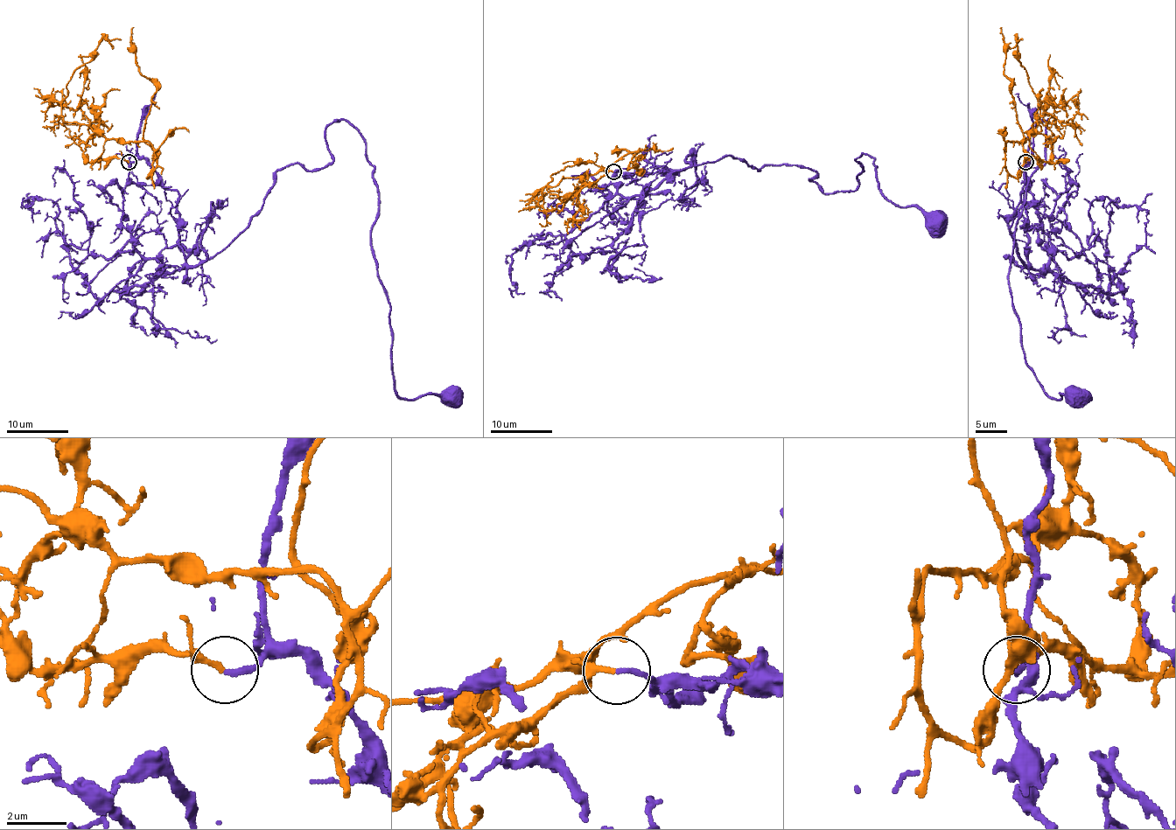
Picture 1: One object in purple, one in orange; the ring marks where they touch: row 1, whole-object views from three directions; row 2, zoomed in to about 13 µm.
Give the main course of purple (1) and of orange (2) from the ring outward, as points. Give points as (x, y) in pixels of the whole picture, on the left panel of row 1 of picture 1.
1: (129, 162), (178, 191), (199, 265), (278, 170), (333, 161), (347, 120), (378, 190), (394, 391), (453, 395)
2: (129, 162), (102, 159), (104, 143), (148, 142), (157, 167), (148, 177), (156, 86), (134, 27)

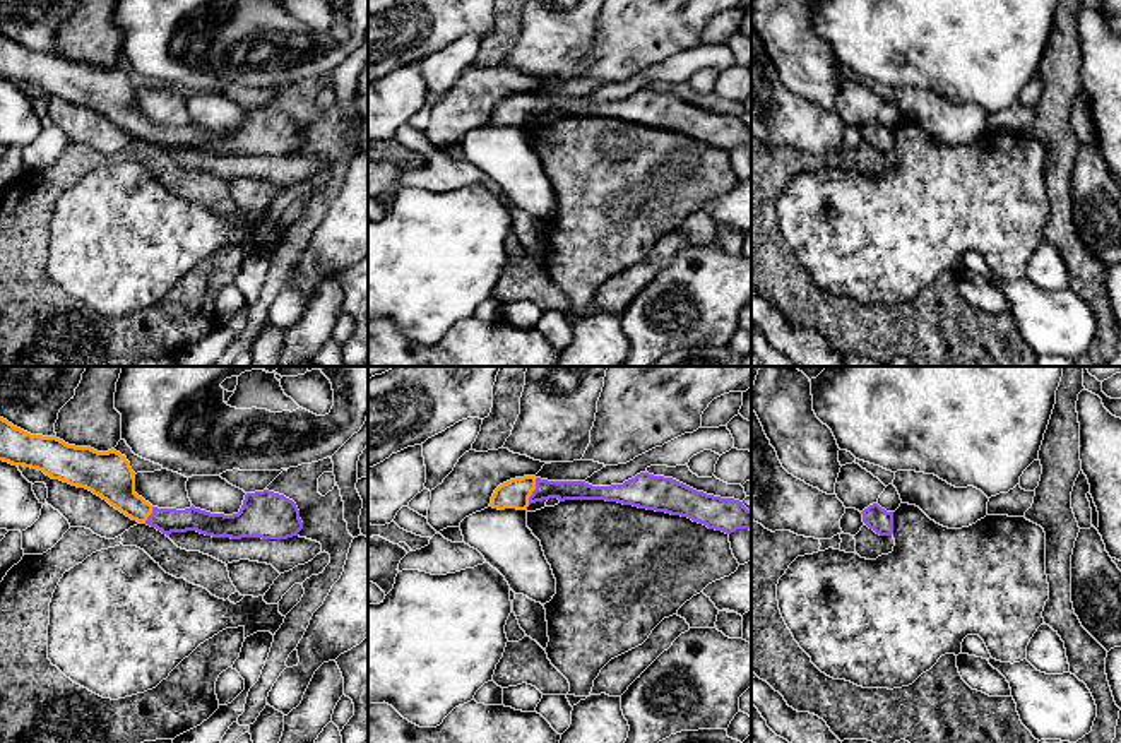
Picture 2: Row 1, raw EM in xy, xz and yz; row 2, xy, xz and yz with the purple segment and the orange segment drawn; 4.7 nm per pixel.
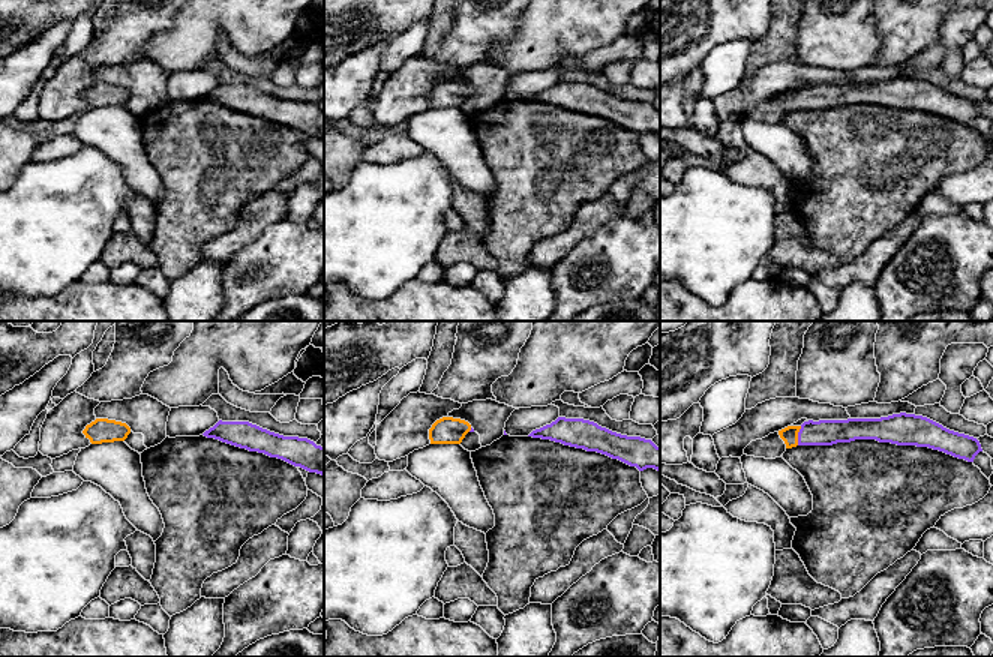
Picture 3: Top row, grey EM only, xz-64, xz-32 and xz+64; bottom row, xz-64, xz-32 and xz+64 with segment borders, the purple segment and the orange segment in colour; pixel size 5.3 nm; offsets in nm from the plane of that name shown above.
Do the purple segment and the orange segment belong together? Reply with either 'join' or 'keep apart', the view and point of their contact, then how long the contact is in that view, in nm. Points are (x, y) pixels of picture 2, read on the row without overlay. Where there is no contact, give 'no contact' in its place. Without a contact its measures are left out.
join | xz (533, 108) | 130 nm

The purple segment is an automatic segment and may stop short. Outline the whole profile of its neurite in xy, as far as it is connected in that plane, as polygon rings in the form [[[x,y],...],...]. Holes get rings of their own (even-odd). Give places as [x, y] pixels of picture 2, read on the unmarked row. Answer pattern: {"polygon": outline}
{"polygon": [[[3,34],[0,77],[86,104],[132,137],[156,144],[166,152],[197,147],[212,154],[288,156],[303,146],[296,120],[269,106],[246,110],[240,128],[233,132],[211,130],[193,122],[185,127],[152,123],[135,110],[135,89],[115,65],[98,68],[68,62],[56,53],[31,51]]]}

